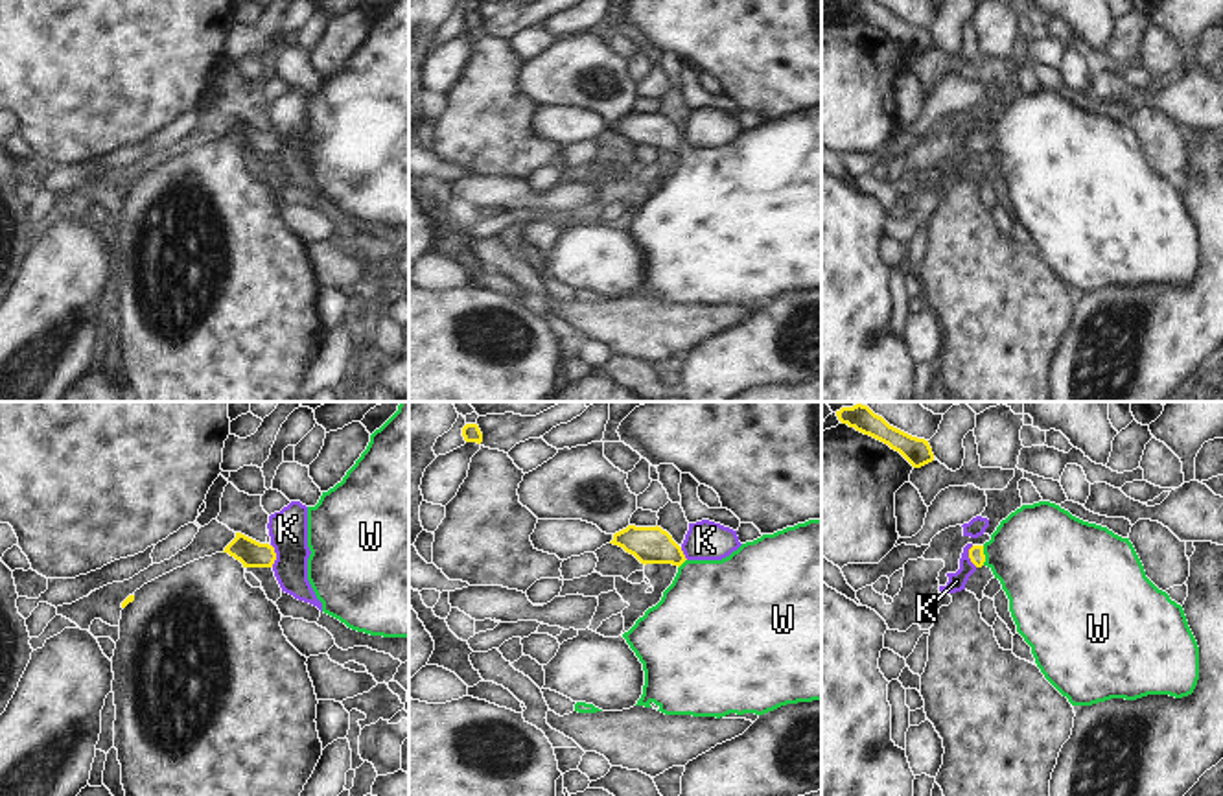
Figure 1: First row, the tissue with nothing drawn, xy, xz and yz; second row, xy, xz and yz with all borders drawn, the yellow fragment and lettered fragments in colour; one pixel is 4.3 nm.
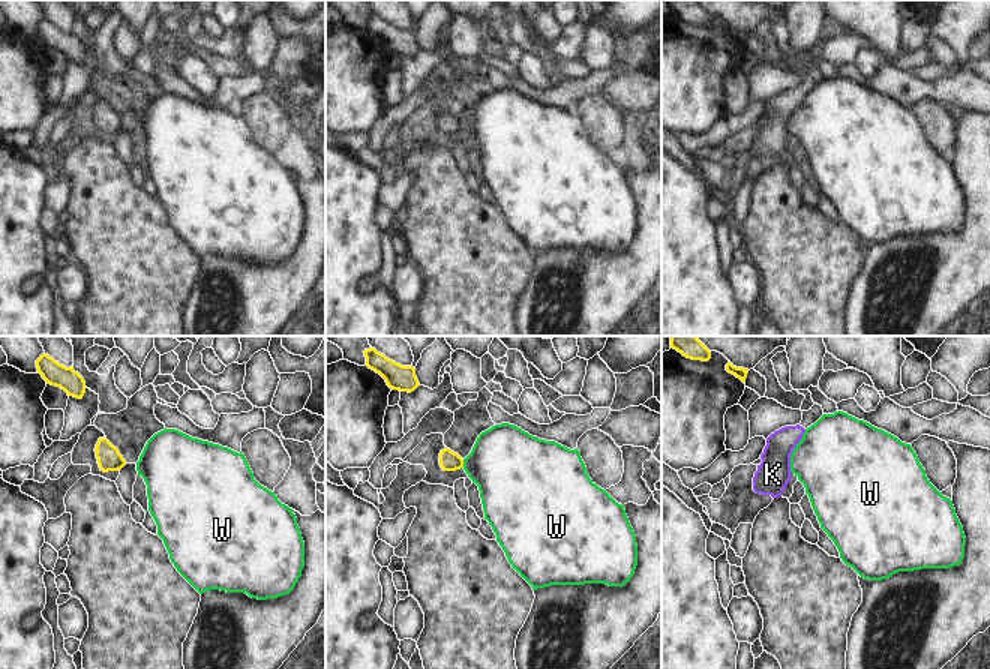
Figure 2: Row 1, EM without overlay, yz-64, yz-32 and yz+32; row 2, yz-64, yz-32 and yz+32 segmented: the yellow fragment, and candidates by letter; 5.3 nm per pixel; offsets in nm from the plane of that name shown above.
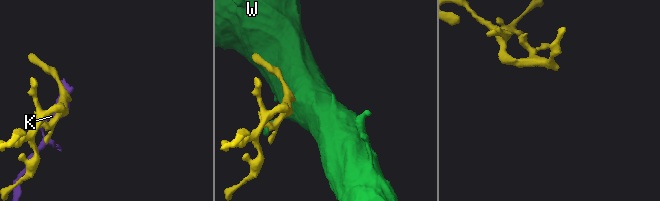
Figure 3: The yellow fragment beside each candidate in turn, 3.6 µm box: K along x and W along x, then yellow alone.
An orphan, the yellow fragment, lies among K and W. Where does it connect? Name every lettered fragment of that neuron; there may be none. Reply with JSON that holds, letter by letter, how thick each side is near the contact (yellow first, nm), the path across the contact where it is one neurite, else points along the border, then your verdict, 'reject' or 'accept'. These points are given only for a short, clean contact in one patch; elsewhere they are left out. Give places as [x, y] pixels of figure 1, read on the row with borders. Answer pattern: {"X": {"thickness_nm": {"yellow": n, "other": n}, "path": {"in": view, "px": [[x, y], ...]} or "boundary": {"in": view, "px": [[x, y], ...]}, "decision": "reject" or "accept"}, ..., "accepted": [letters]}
{"K": {"thickness_nm": {"yellow": 120, "other": 170}, "boundary": {"in": "xy", "px": [[271, 544], [275, 553], [273, 566]]}, "decision": "reject"}, "W": {"thickness_nm": {"yellow": 70, "other": 440}, "path": {"in": "yz", "px": [[977, 555], [984, 555], [1041, 553]]}, "decision": "accept"}, "accepted": ["W"]}

